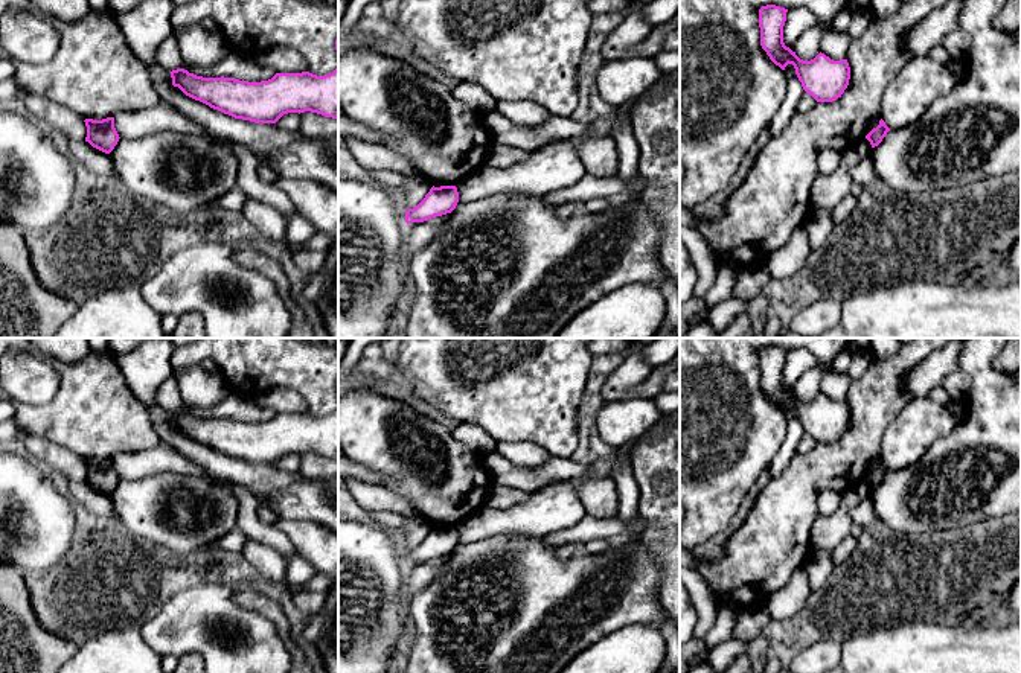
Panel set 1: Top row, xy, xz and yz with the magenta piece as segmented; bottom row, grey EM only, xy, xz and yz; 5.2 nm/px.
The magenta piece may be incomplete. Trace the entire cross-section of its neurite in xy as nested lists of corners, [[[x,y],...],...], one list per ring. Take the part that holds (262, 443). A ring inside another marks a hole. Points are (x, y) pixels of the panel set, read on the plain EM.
[[[338,408],[325,417],[276,414],[261,423],[203,419],[184,410],[172,411],[171,419],[186,437],[235,460],[276,464],[283,455],[305,452],[338,460]]]

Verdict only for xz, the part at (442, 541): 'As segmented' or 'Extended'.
As segmented

